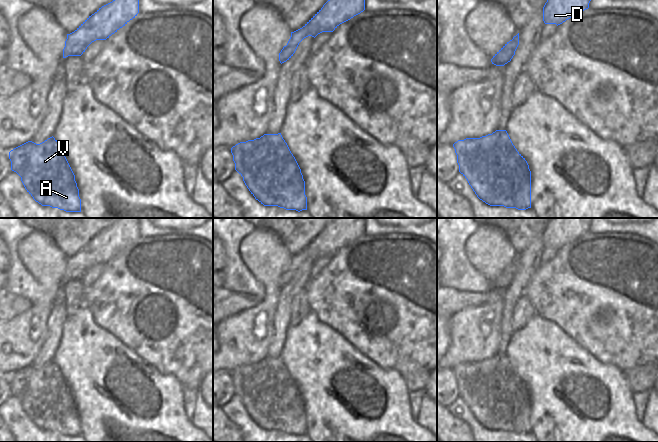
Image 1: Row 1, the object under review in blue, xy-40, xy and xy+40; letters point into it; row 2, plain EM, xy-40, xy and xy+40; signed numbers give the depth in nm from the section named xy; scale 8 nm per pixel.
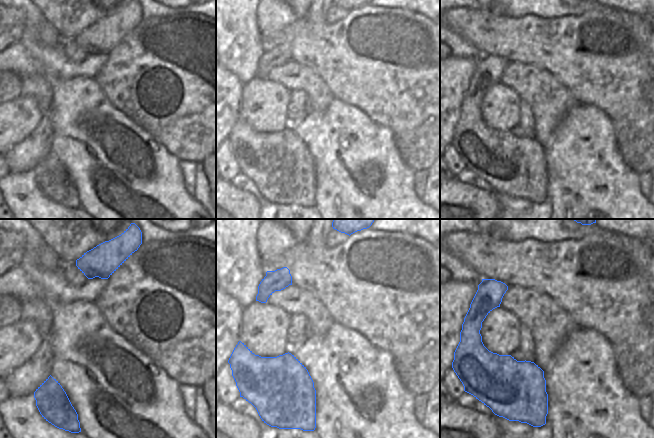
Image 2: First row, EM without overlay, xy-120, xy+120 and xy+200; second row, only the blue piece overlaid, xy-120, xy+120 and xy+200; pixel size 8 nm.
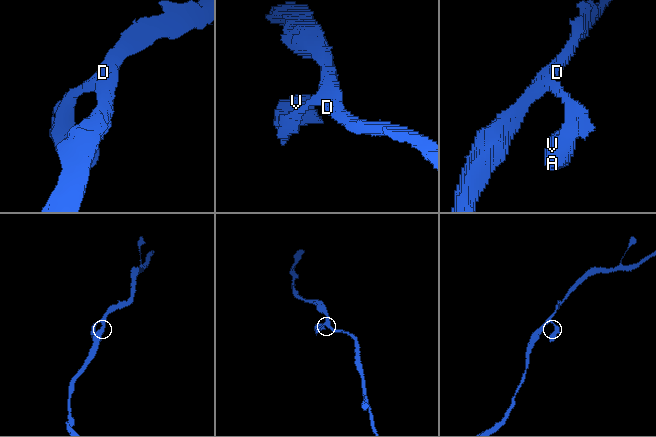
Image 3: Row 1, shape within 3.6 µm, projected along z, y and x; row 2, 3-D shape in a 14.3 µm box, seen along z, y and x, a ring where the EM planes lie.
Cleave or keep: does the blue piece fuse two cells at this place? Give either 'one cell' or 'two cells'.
one cell

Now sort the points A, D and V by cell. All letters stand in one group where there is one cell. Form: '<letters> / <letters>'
A D V

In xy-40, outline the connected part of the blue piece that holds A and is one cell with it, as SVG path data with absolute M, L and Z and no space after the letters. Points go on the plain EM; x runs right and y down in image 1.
M52 360L40 368L28 365L9 376L11 394L16 396L33 423L42 430L66 436L81 436L81 423L75 399L59 369Z

